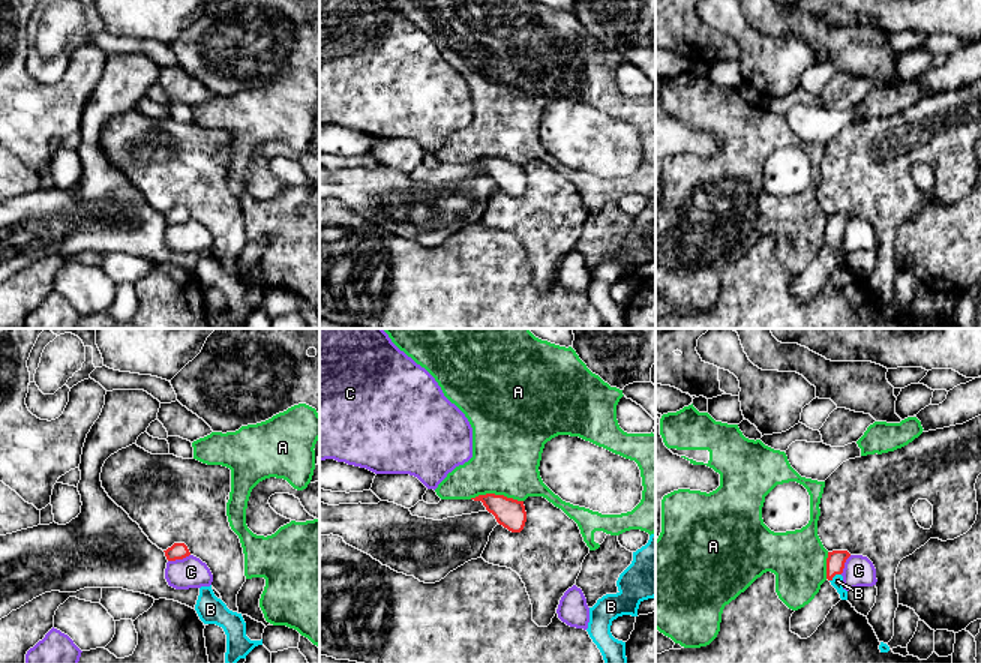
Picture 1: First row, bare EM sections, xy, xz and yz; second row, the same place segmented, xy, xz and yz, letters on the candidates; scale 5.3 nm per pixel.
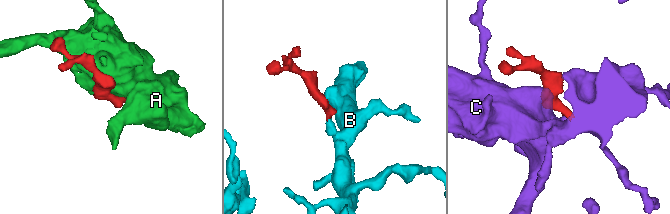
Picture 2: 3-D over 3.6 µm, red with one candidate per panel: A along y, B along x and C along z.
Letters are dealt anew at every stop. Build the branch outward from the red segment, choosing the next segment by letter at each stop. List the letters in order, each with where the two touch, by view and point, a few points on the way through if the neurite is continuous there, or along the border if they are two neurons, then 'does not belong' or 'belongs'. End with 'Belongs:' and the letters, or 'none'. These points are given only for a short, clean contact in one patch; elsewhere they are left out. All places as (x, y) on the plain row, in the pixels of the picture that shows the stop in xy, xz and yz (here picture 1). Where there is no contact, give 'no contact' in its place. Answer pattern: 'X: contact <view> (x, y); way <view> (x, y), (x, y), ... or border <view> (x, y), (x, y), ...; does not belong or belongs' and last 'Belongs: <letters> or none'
A: contact xz (497, 159); does not belong
B: contact yz (834, 239); way yz (836, 224), (834, 239), (837, 245); belongs
C: contact xy (179, 222); border xy (189, 218), (168, 225); does not belong
Belongs: B

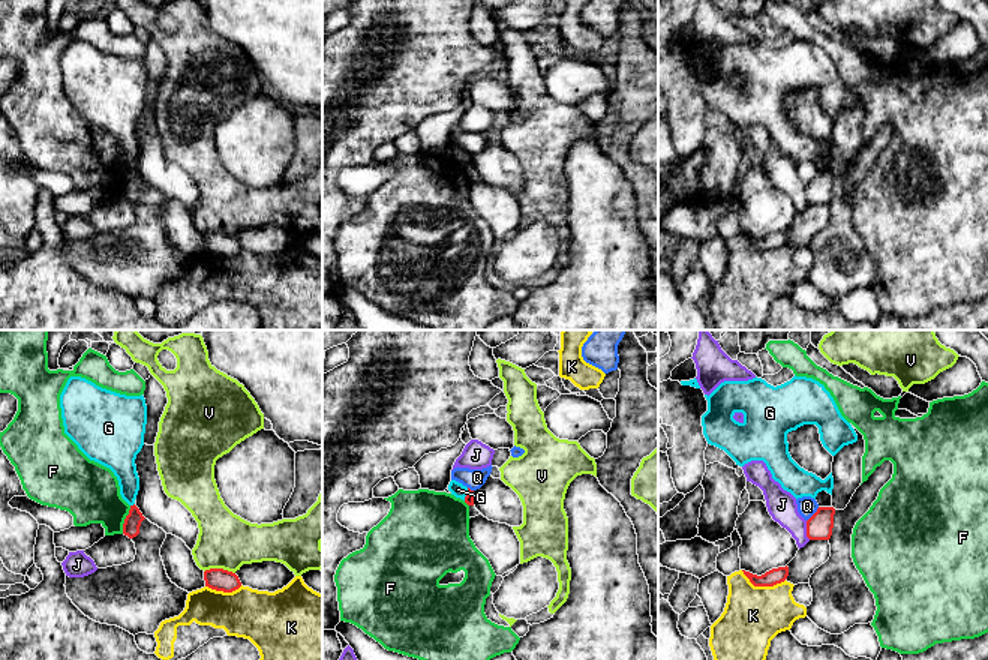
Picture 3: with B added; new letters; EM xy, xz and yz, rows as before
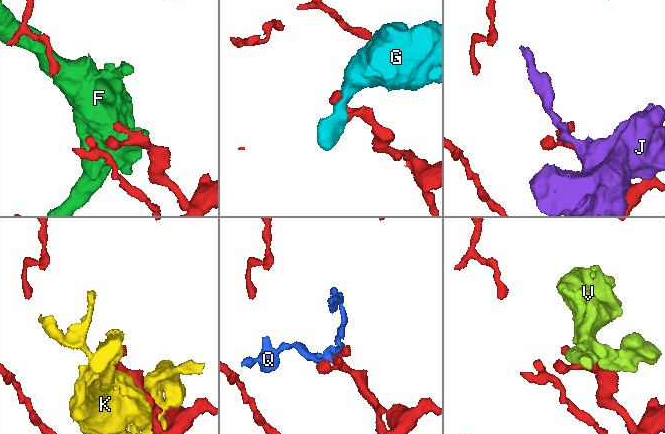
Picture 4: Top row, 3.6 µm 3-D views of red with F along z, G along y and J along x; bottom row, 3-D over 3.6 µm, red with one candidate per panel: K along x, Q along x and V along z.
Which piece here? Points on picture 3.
F: contact xy (125, 183); does not belong
G: contact xy (134, 168); border xy (134, 167), (131, 170); does not belong
J: contact yz (807, 194); border yz (805, 185), (805, 198), (810, 203); does not belong
K: contact yz (762, 249); does not belong
Q: contact yz (813, 179); does not belong
V: contact xy (219, 233); does not belong
Belongs: none

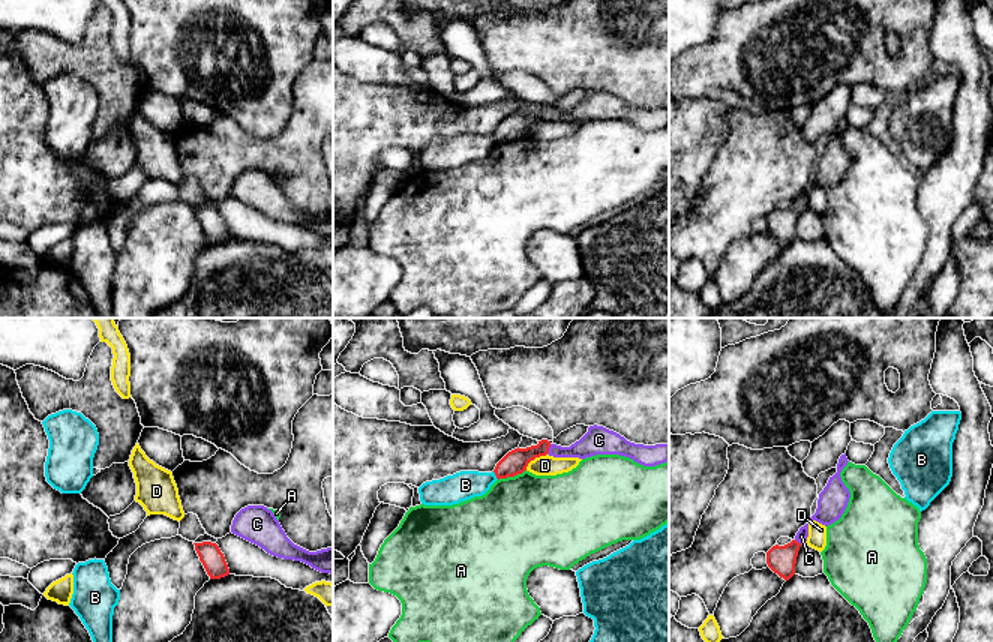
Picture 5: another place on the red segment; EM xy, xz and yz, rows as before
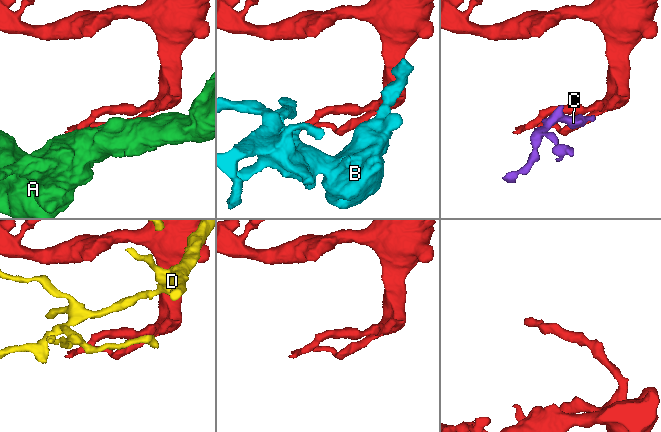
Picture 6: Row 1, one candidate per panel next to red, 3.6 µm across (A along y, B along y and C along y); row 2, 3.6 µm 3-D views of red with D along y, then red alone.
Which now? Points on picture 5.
A: contact xz (512, 140); does not belong
B: contact xz (495, 138); does not belong
C: contact xz (548, 113); way xz (515, 126), (533, 116), (548, 113), (578, 114), (593, 107); belongs
D: contact xz (534, 122); does not belong
Belongs: C

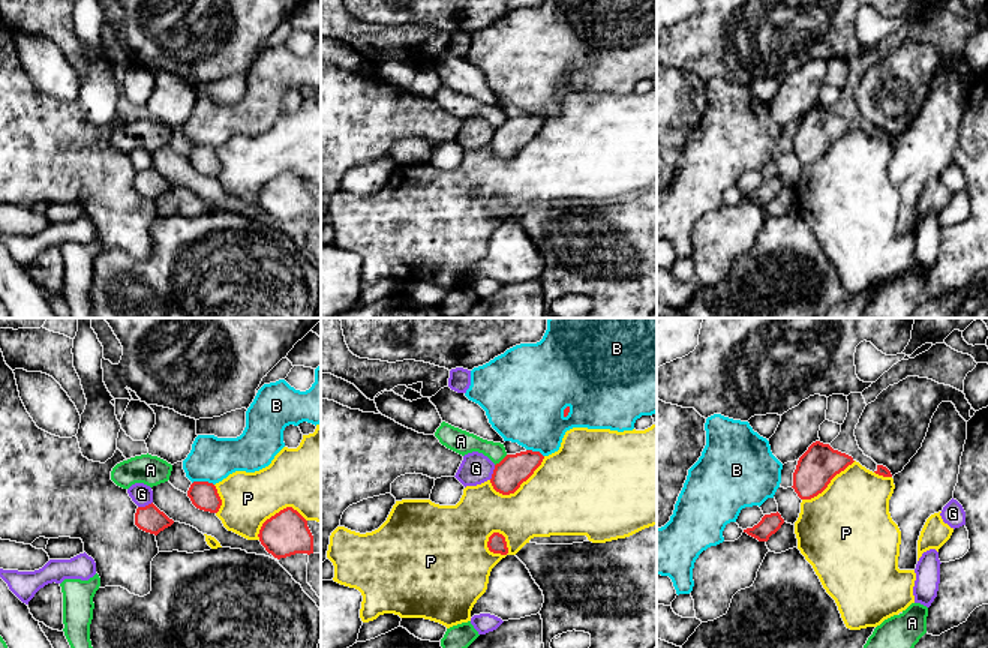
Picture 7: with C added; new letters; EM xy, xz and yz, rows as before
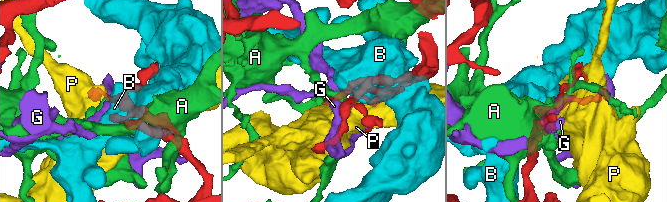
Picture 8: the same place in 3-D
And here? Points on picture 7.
A: contact xz (502, 123); does not belong
B: contact xy (203, 146); does not belong
G: contact xy (146, 170); does not belong
P: contact xz (520, 147); does not belong
Belongs: none

